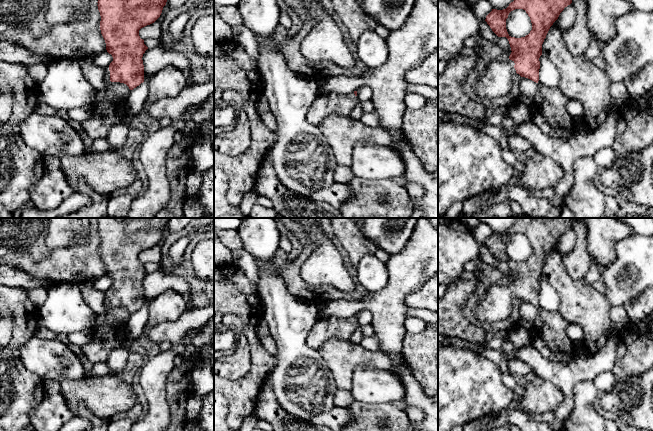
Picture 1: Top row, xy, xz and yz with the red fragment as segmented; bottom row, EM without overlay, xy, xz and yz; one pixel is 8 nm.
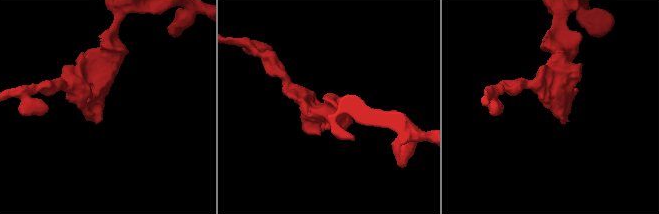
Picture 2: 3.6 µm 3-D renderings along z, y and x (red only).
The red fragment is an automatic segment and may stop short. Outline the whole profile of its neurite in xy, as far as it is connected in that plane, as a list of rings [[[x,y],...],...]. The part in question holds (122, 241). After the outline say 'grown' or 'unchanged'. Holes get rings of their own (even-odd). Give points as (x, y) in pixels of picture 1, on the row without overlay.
[[[97,218],[98,234],[100,236],[100,254],[106,267],[106,274],[112,279],[113,285],[105,292],[105,304],[107,306],[120,306],[133,314],[144,306],[143,278],[148,273],[144,264],[139,260],[139,254],[154,247],[161,239],[170,218],[125,218],[120,221],[116,218]]] | grown

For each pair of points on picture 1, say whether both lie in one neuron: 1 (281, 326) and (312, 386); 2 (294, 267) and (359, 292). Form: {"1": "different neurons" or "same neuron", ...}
{"1": "same neuron", "2": "same neuron"}

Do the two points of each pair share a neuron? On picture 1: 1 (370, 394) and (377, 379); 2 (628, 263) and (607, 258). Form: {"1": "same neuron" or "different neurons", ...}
{"1": "same neuron", "2": "different neurons"}

